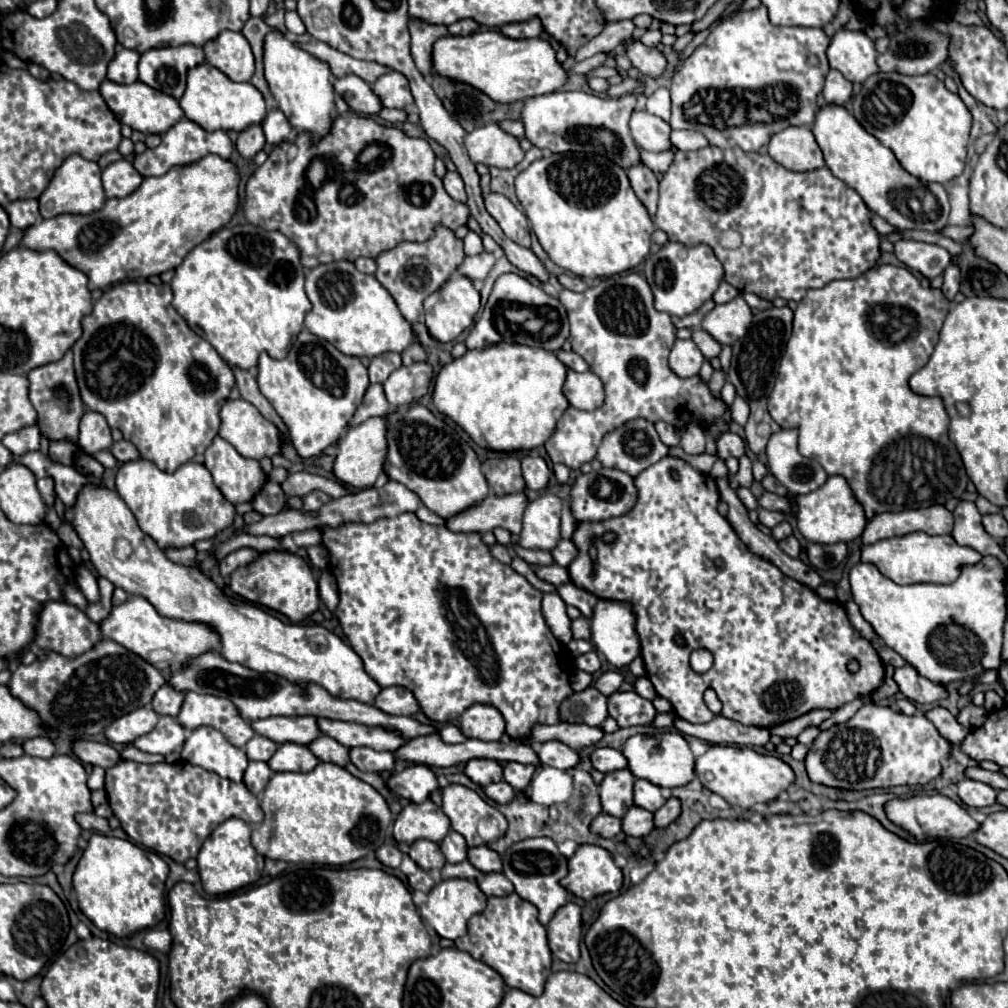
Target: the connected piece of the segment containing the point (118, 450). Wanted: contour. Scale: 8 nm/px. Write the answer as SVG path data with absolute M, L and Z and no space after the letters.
M121 439L121 441L113 443L109 451L111 451L111 453L117 457L117 461L119 461L119 463L135 461L135 459L139 459L139 457L141 457L141 455L139 455L139 451L137 451L137 447L135 447L133 443L125 441L125 439Z

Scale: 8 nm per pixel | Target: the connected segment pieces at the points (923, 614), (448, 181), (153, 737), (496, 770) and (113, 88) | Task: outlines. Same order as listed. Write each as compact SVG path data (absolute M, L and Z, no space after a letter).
M985 557L981 565L961 569L961 577L953 585L897 585L885 575L881 575L873 563L857 563L849 571L853 601L859 605L861 615L873 625L881 641L887 647L895 649L901 657L905 657L905 661L909 661L923 677L943 685L951 681L975 679L983 671L997 669L1001 665L1001 629L1007 615L1005 579L1007 573L1003 571L1001 561L997 557Z
M447 171L447 175L443 177L443 185L445 185L445 191L447 191L455 201L461 201L461 203L467 201L465 185L463 185L463 179L461 179L459 173L451 173L451 171Z
M159 717L157 727L151 733L141 735L137 741L133 741L133 745L147 753L167 755L167 753L175 751L177 747L181 747L185 743L185 737L187 737L187 733L177 723L175 717Z
M477 759L477 761L469 761L469 765L465 767L465 773L471 781L485 787L489 783L503 779L503 765L493 759Z
M103 81L99 93L105 97L107 105L113 109L113 113L117 115L117 119L123 125L129 125L135 131L141 133L165 133L169 127L173 127L177 121L181 121L185 117L183 109L179 107L179 101L175 97L169 97L141 81L135 81L131 85L119 85L113 81Z

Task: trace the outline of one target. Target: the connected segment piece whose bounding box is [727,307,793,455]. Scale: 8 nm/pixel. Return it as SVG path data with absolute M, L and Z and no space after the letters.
M773 307L773 309L759 311L753 317L753 323L751 323L747 335L733 345L733 359L731 359L731 367L727 371L727 379L737 387L737 395L747 399L747 403L751 407L751 415L749 415L749 421L745 425L745 441L747 441L747 447L755 455L761 455L769 437L777 429L781 429L769 417L767 399L769 399L769 393L773 389L773 381L777 377L781 355L783 355L785 345L791 337L791 321L793 321L793 311L789 307Z

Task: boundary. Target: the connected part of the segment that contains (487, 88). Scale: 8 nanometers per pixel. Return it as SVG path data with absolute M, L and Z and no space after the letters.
M477 31L467 37L451 37L451 35L441 37L433 47L433 69L435 73L441 73L443 77L453 77L453 81L465 81L473 85L475 89L481 89L485 95L493 97L493 101L497 103L523 101L527 97L553 93L553 91L559 91L569 79L569 71L557 61L557 53L549 39L541 39L541 37L511 39L499 31Z

